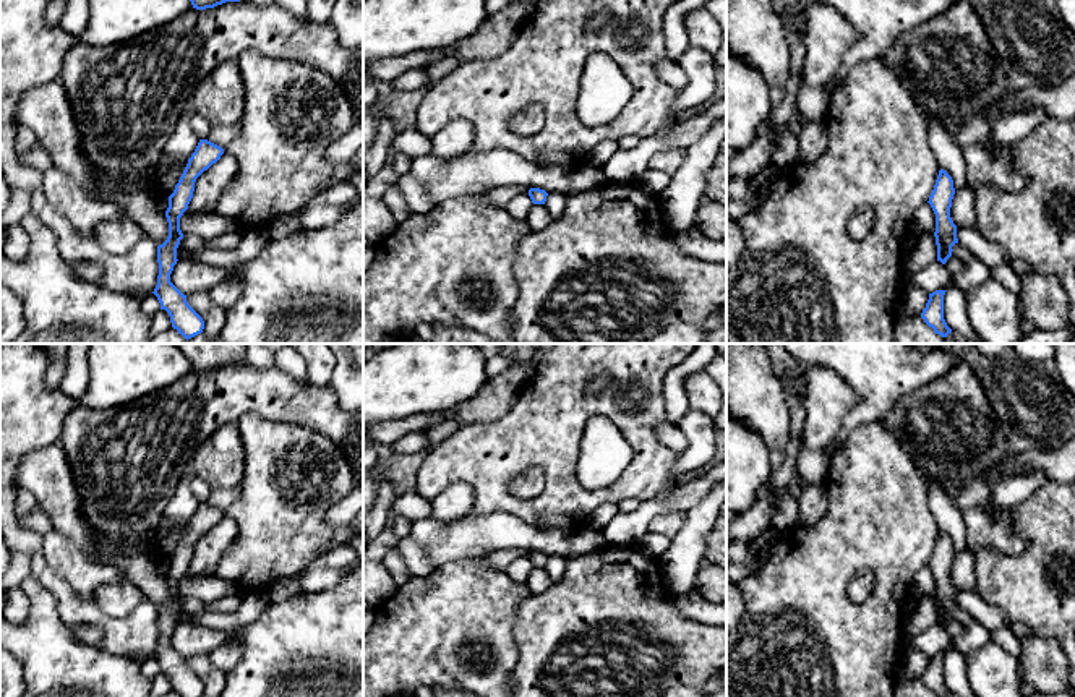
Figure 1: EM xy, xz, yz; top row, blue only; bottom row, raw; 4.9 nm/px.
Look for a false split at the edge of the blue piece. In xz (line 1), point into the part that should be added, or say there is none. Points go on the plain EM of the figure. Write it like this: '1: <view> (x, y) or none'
1: none

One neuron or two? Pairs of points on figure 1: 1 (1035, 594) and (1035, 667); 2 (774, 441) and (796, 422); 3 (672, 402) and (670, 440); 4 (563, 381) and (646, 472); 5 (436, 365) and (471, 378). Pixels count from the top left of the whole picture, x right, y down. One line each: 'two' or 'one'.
1: two
2: two
3: two
4: one
5: one

